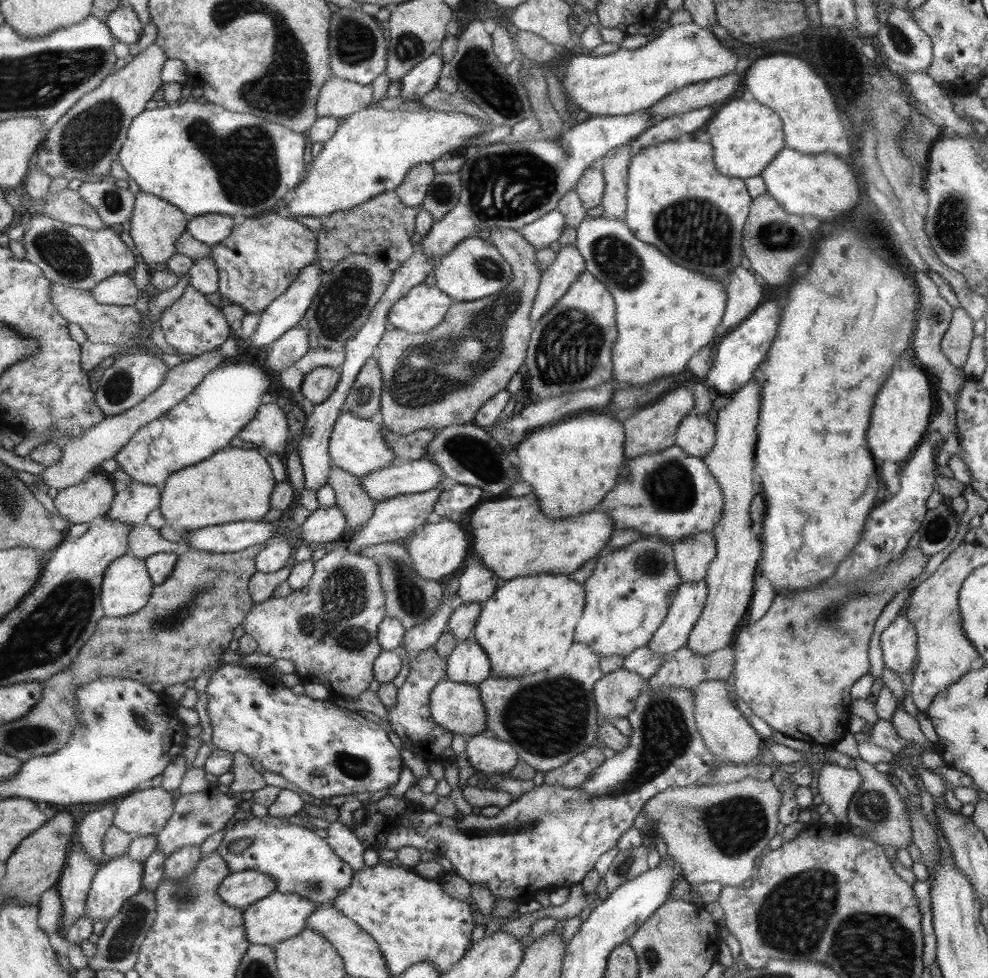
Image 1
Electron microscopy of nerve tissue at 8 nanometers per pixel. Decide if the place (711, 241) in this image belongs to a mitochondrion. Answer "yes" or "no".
yes

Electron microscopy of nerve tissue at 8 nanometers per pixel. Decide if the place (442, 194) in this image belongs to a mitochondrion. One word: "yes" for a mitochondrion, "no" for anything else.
yes

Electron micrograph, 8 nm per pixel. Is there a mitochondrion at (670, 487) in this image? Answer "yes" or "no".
yes

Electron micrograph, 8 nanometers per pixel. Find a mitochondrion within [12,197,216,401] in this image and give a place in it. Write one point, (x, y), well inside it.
(59, 250)

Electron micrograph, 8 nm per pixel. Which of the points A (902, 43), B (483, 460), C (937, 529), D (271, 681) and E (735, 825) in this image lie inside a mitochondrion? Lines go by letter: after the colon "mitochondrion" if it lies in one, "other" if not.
A: mitochondrion
B: mitochondrion
C: mitochondrion
D: other
E: mitochondrion

